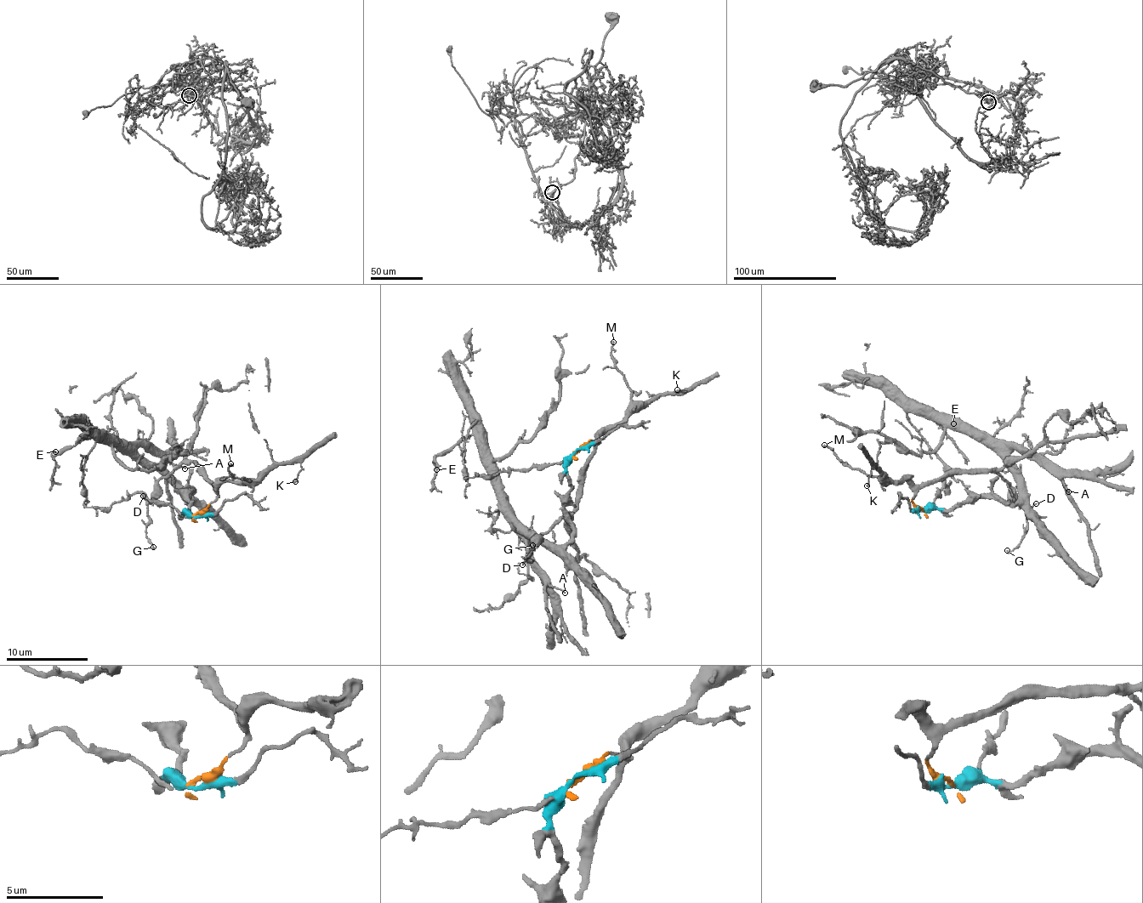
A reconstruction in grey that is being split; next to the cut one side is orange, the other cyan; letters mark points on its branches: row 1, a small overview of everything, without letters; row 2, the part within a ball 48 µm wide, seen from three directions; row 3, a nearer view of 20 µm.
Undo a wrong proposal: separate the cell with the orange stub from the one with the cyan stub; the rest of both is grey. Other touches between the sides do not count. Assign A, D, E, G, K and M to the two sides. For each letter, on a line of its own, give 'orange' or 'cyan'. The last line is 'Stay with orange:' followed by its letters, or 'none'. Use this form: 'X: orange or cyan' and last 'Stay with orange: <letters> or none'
A: cyan
D: orange
E: cyan
G: orange
K: orange
M: orange
Stay with orange: D, G, K, M

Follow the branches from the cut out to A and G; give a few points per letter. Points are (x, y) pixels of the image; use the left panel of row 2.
A: (194, 516), (186, 513), (190, 504), (184, 489), (193, 491), (173, 484), (136, 449), (149, 445), (185, 468)
G: (194, 516), (217, 491), (193, 462), (158, 481), (158, 495), (148, 502), (152, 547)

